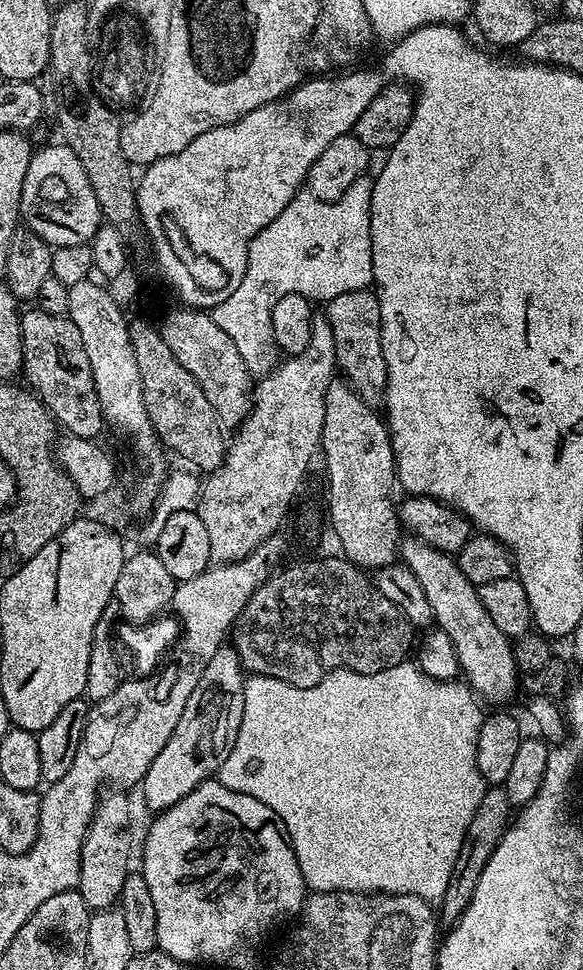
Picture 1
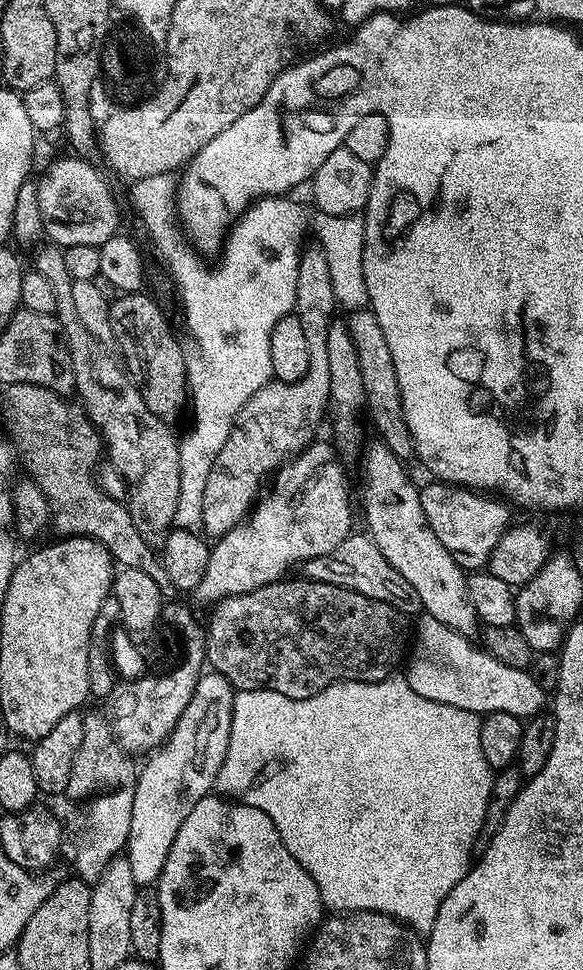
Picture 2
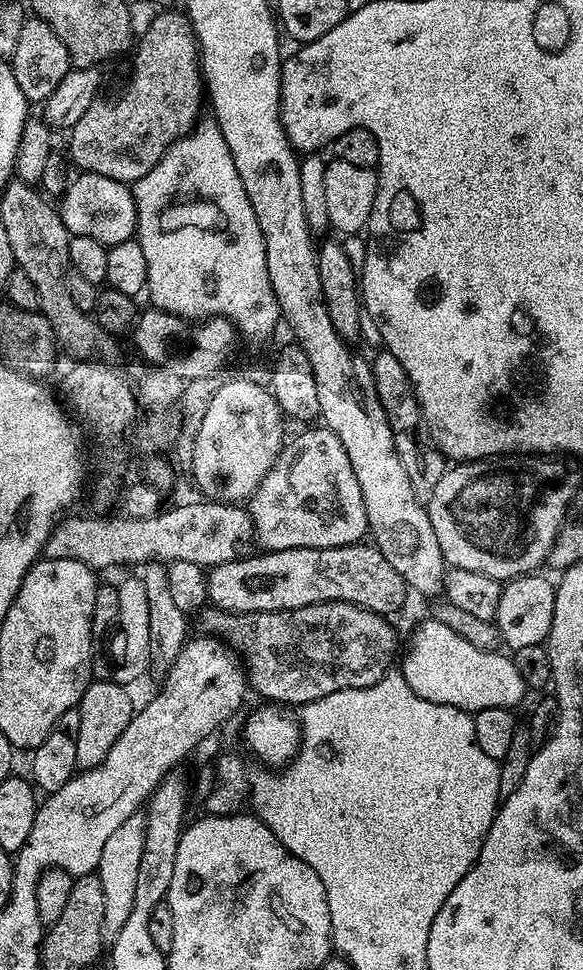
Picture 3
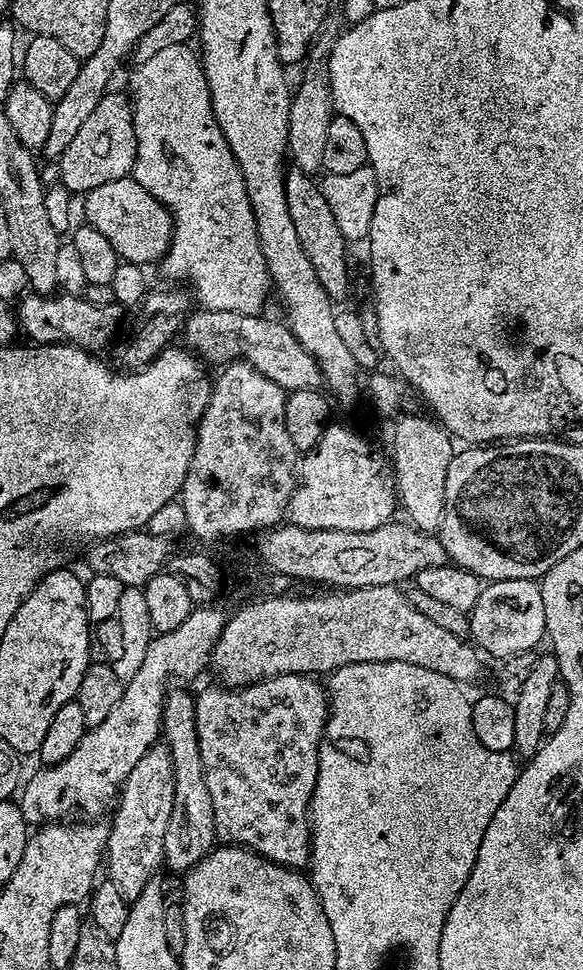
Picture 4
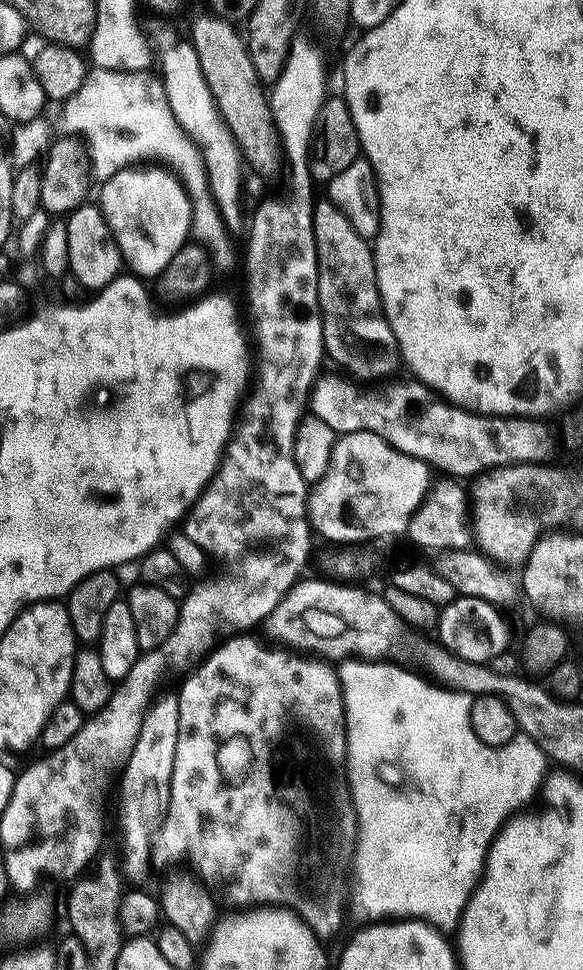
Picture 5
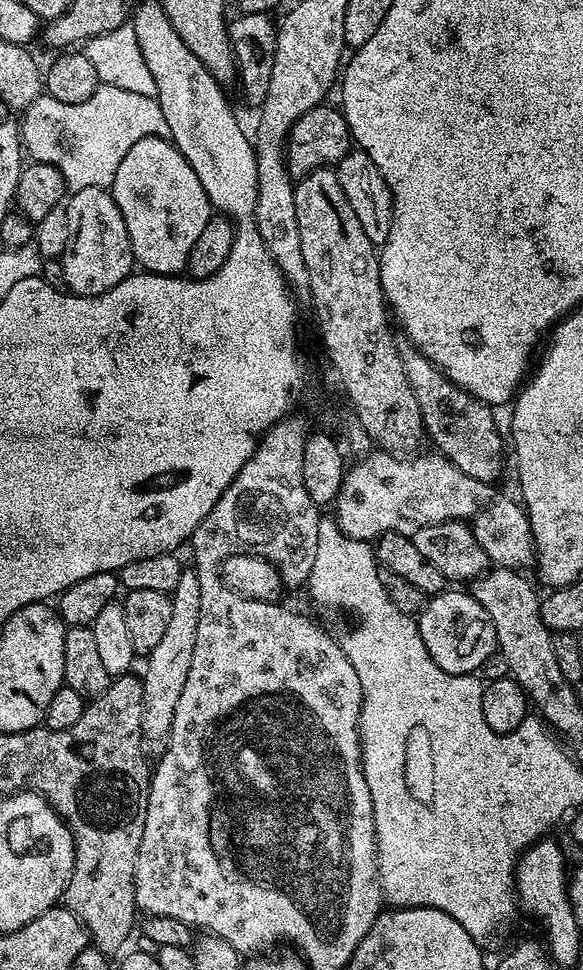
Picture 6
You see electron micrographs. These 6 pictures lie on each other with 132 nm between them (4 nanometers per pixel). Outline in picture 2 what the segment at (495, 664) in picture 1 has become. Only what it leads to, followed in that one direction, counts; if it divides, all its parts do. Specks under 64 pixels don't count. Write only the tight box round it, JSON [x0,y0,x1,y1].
[362,438,478,638]

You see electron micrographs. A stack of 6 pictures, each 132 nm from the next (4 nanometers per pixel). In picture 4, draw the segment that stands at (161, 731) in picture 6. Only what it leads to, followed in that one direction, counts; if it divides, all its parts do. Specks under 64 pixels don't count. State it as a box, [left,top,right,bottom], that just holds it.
[106,742,174,902]

